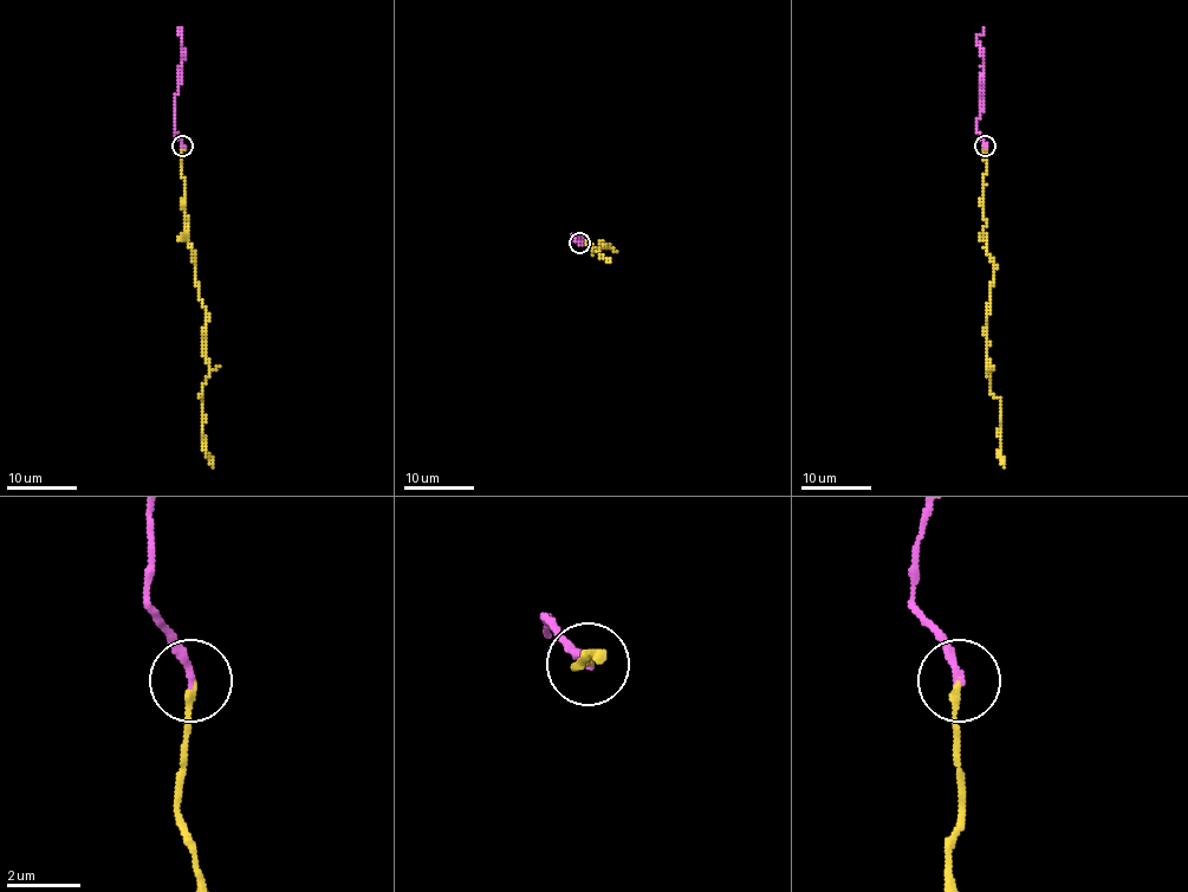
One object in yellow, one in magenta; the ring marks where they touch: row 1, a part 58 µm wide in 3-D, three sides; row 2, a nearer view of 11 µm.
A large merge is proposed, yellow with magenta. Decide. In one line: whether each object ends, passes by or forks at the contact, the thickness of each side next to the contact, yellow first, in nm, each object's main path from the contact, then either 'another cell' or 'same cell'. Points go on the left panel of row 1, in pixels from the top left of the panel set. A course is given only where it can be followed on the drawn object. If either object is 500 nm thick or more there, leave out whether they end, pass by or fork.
yellow ends there; magenta ends there; 150 nm thick on the yellow side, 220 nm on the other; yellow runs (182, 146), (186, 239), (193, 252), (198, 296), (207, 312), (208, 377), (201, 392), (203, 450), (214, 469); magenta runs (182, 146), (175, 131), (175, 92), (182, 59), (179, 28); same cell

